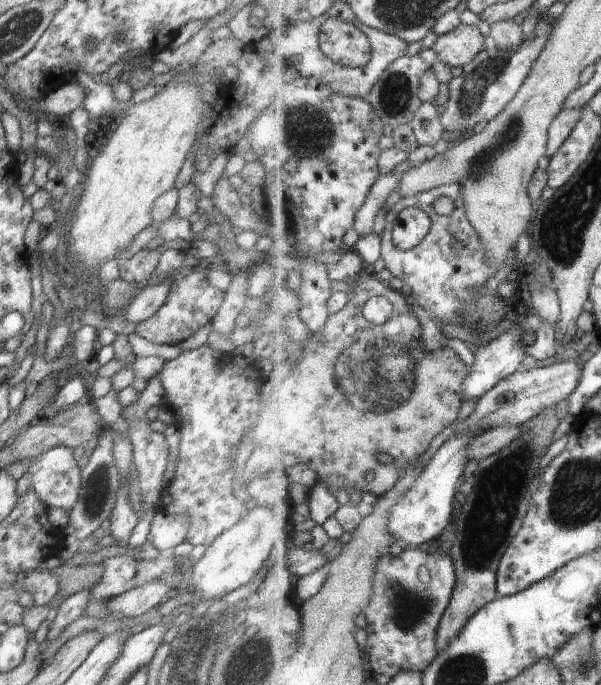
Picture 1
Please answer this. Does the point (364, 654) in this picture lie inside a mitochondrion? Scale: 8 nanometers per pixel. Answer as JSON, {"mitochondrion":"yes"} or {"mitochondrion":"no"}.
{"mitochondrion":"no"}

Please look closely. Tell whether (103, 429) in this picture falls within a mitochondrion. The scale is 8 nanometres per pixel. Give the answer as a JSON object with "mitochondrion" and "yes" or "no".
{"mitochondrion":"no"}

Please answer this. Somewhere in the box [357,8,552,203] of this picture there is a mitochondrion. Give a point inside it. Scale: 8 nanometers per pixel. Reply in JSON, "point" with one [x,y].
{"point":[481,81]}

